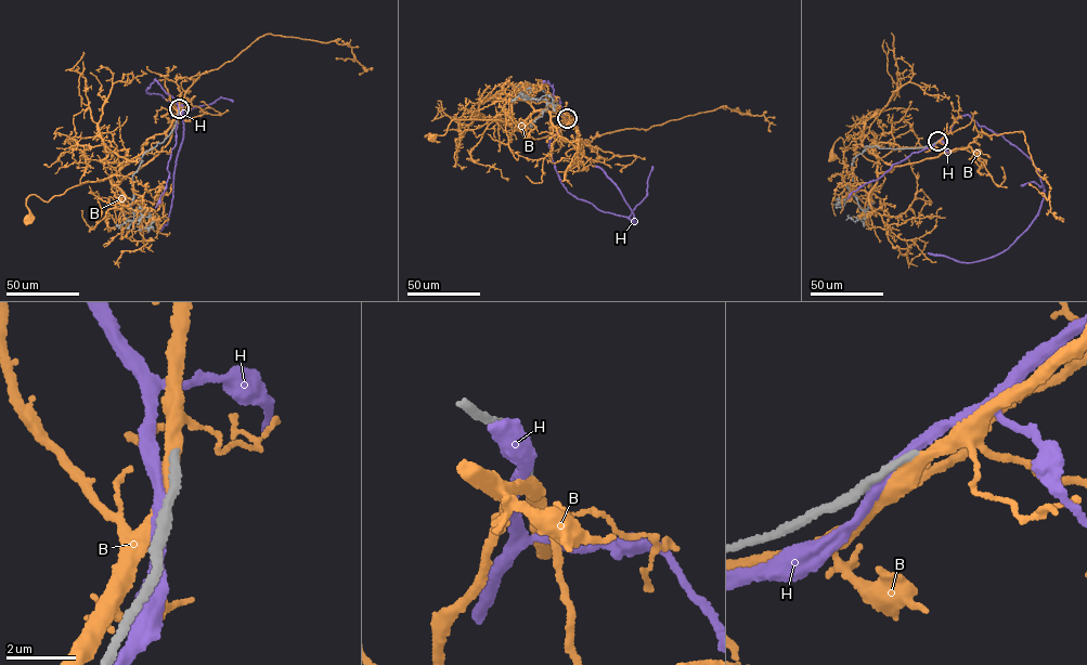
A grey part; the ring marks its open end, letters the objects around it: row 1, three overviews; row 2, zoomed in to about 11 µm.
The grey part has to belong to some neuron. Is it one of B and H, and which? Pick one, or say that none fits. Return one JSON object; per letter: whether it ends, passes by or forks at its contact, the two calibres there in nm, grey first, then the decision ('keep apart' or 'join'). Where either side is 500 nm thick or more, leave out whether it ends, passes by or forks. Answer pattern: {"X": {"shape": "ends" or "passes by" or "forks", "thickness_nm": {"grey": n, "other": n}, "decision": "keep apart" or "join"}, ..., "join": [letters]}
{"B": {"shape": "passes by", "thickness_nm": {"grey": 240, "other": 400}, "decision": "keep apart"}, "H": {"shape": "passes by", "thickness_nm": {"grey": 260, "other": 320}, "decision": "keep apart"}, "join": []}

